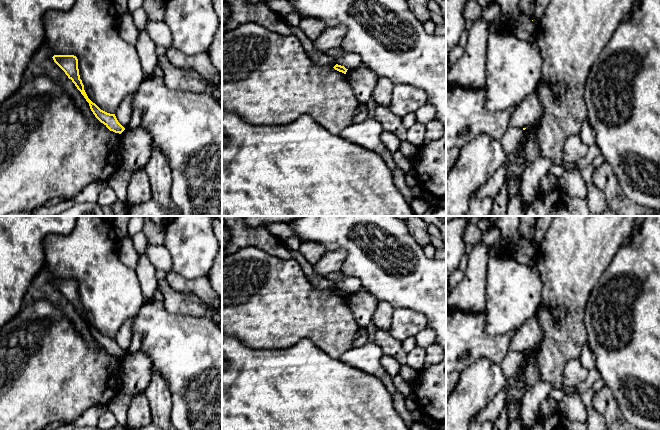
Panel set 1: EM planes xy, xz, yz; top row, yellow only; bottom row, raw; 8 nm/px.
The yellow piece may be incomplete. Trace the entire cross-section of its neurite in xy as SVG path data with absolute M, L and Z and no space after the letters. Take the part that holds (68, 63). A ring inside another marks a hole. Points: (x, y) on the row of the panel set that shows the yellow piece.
M54 55L52 58L54 62L65 72L68 78L72 80L77 89L84 96L86 101L89 103L90 109L95 117L110 131L121 134L125 128L118 122L115 114L110 114L101 110L88 98L84 90L82 80L80 79L77 57L74 55Z

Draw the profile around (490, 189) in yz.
M504 162L495 174L476 192L478 199L495 197L505 183L506 163Z

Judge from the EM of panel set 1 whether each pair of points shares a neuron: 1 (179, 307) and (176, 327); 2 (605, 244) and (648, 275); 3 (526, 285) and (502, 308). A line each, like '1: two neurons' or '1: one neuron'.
1: two neurons
2: two neurons
3: one neuron

